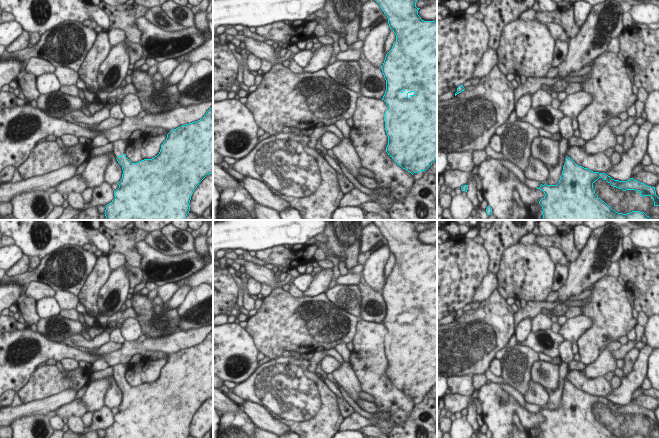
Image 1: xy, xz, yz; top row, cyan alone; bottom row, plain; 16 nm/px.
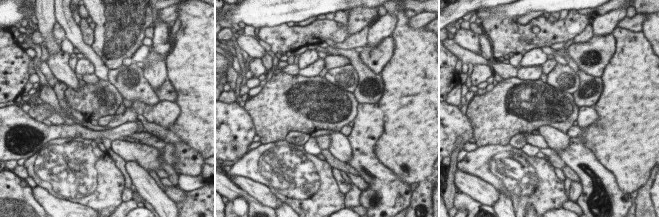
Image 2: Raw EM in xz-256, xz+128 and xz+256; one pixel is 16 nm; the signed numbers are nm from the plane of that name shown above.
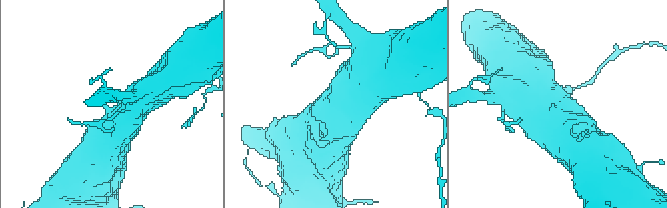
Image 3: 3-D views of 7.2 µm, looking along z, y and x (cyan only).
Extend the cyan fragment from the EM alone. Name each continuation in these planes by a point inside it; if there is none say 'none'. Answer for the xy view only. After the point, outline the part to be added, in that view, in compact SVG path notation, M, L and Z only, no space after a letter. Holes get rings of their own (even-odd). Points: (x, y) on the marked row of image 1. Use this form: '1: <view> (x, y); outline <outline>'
1: xy (119, 147); outline M128 139L126 140L118 140L112 143L113 145L113 153L115 156L122 156L125 154L125 150L127 148L127 142Z

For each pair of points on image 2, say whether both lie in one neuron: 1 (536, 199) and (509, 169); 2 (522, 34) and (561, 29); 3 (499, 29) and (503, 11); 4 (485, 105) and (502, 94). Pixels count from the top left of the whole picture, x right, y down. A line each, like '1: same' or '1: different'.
1: same
2: same
3: different
4: same

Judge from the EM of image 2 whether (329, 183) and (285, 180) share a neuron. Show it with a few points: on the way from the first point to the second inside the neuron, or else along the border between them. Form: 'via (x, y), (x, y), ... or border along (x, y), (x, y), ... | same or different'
via (318, 183), (306, 183), (303, 180), (296, 180) | same

